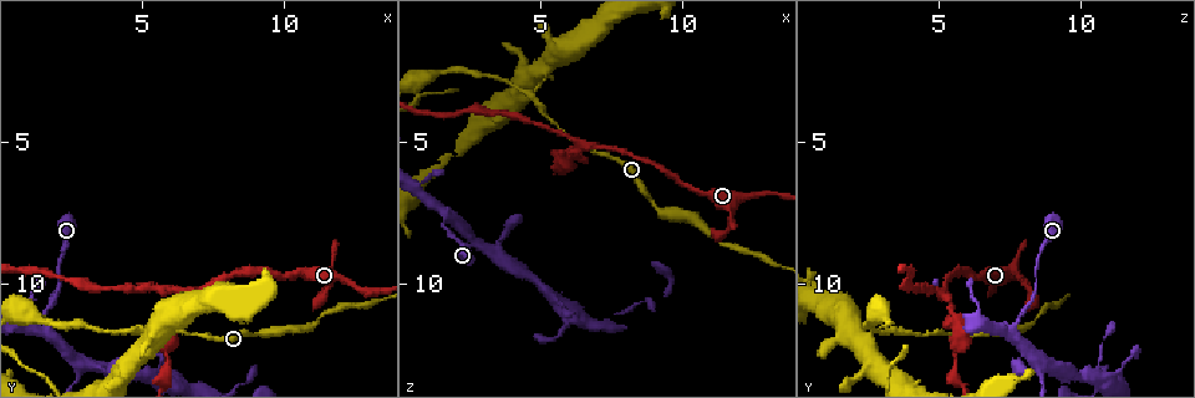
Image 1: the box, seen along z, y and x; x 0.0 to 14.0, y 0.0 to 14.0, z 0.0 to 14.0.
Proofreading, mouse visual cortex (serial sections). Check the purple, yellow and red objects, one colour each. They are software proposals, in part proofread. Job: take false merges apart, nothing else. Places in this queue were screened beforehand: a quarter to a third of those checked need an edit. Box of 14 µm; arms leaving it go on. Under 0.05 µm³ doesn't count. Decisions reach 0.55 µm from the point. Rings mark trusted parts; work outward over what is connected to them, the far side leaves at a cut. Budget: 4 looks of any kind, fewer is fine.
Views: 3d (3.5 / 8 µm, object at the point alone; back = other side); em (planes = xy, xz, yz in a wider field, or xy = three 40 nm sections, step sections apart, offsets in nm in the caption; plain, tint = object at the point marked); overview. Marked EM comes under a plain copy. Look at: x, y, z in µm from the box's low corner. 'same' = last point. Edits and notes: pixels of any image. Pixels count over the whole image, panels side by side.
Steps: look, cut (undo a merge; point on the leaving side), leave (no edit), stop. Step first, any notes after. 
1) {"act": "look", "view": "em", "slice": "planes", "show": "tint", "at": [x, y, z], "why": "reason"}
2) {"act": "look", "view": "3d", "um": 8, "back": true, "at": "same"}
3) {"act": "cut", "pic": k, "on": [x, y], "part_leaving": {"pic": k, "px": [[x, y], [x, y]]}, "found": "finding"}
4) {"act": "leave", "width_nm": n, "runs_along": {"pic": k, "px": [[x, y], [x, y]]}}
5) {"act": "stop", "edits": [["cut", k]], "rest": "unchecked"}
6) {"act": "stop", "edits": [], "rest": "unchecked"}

{"act": "look", "view": "3d", "um": 3.5, "at": [4.7, 11.7, 3.4], "why": "two arms in line, one across"}

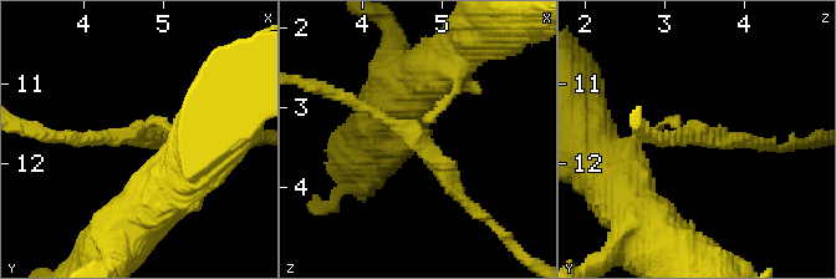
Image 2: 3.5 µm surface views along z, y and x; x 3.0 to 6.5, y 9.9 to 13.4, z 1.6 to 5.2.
{"act": "look", "view": "em", "slice": "xy", "step": 2, "show": "tint", "at": [4.75, 11.65, 3.45], "arms": 3, "arm_widths_nm": [100, 150, 200]}

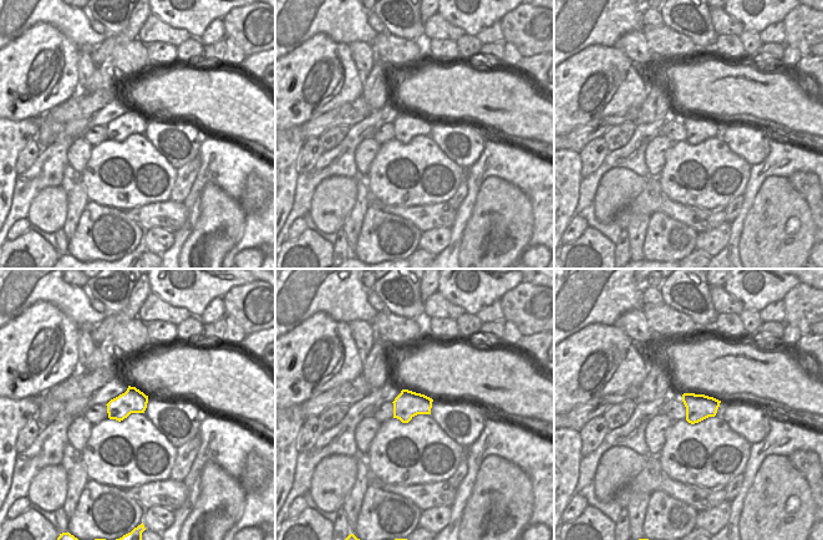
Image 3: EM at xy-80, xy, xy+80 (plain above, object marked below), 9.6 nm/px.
{"act": "leave", "found": "all the same cell"}

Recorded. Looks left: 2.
{"act": "look", "view": "3d", "um": 8, "at": [6.6, 10.3, 5.1], "why": "branch point"}

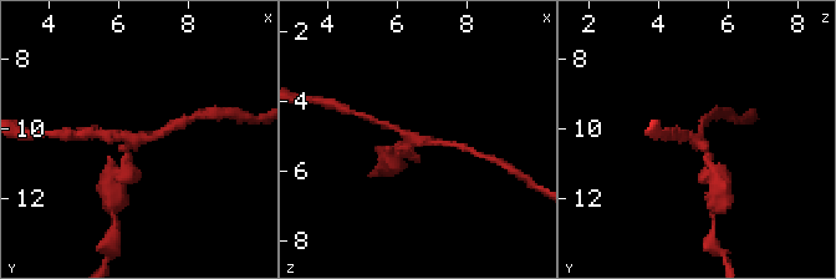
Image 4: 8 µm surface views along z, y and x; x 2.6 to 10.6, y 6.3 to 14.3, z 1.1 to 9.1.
{"act": "look", "view": "em", "slice": "xy", "step": 2, "show": "tint", "at": [6.6, 10.3, 5.1], "why": "need the tissue"}

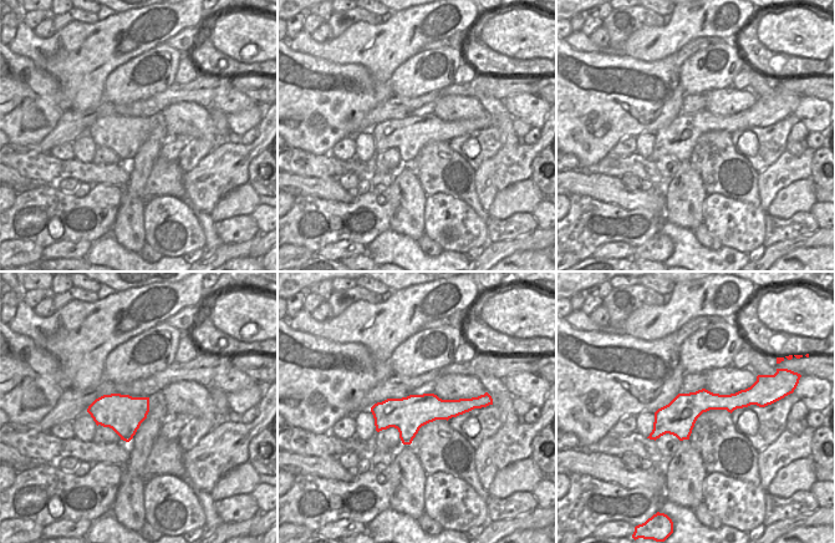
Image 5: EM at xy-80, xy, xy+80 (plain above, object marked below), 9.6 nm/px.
{"act": "leave", "width_nm": 360, "runs_along": {"pic": 5, "px": [[748, 401], [696, 402], [652, 436]]}, "found": "all the same cell"}

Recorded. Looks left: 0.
{"act": "stop", "edits": [], "rest": "unchecked"}

